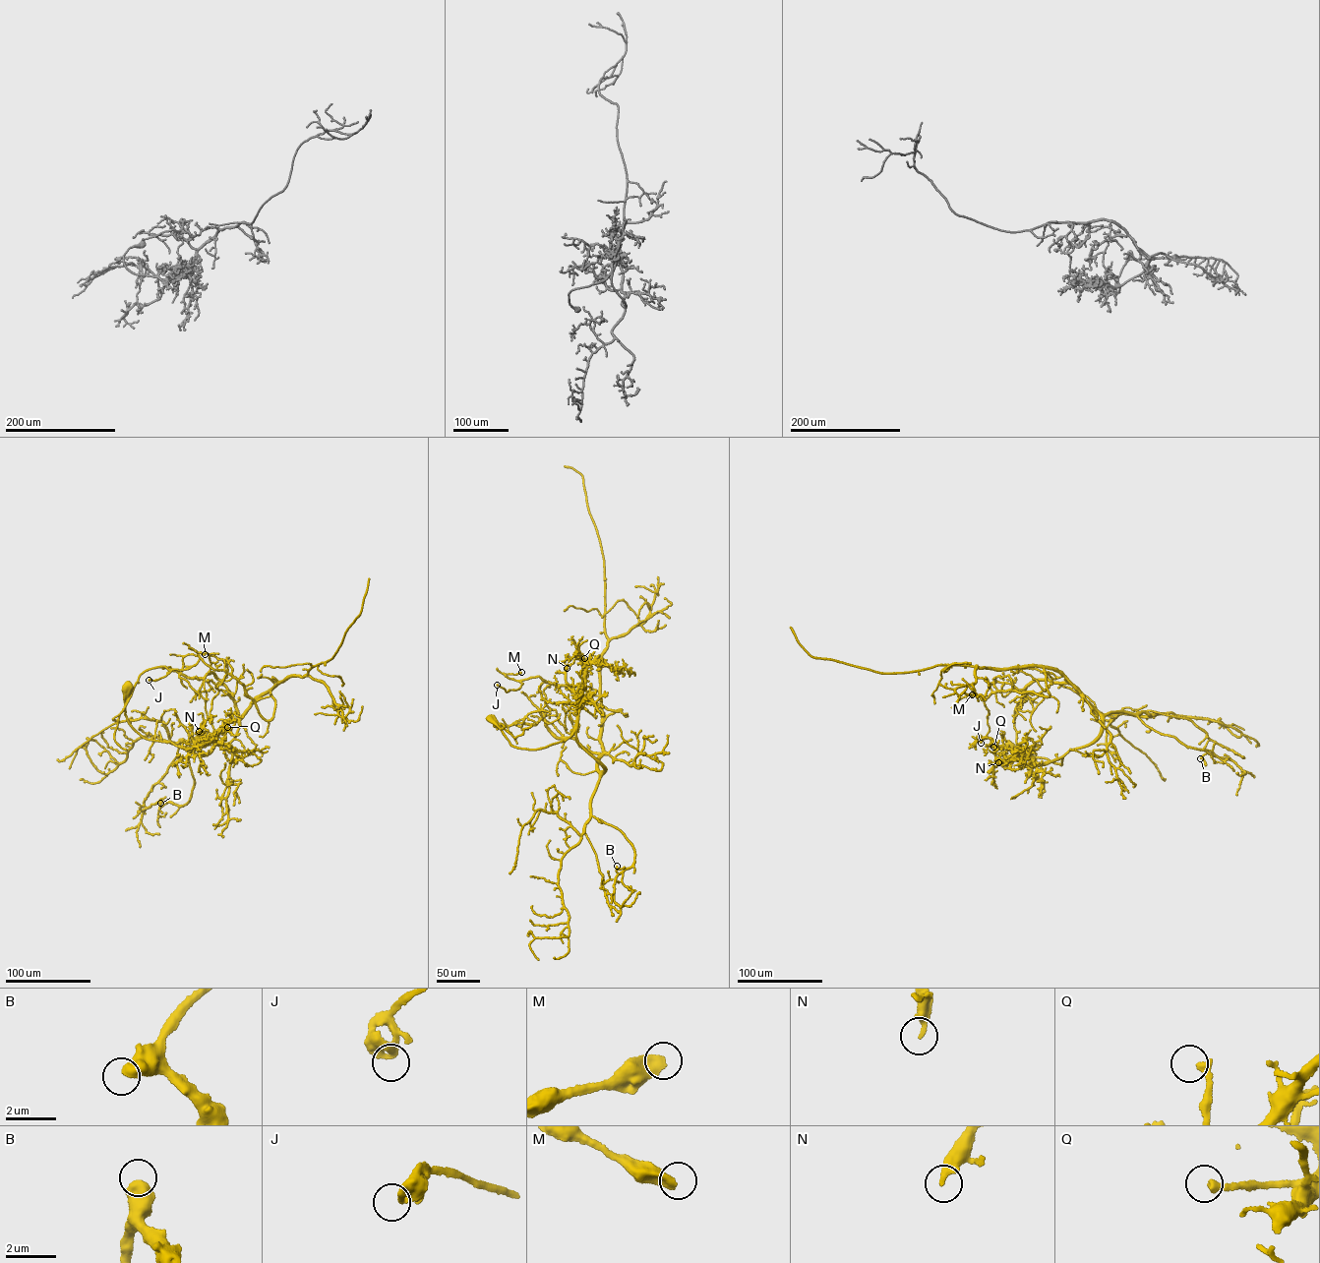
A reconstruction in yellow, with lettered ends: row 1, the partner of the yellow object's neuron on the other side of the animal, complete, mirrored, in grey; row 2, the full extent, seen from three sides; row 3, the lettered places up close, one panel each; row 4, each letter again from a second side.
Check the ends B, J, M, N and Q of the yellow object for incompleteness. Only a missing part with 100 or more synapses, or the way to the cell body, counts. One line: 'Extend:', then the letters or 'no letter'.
Extend: no letter

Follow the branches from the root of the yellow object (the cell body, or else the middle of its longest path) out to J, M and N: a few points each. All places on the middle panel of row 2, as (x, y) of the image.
J: (491, 718), (521, 749), (575, 728), (601, 772), (602, 718), (621, 709), (537, 676), (497, 685)
M: (491, 718), (521, 749), (575, 728), (604, 770), (602, 718), (621, 709), (505, 674), (521, 672)
N: (491, 718), (517, 748), (539, 749), (563, 742), (574, 731), (579, 708), (575, 692), (567, 685), (567, 668)

